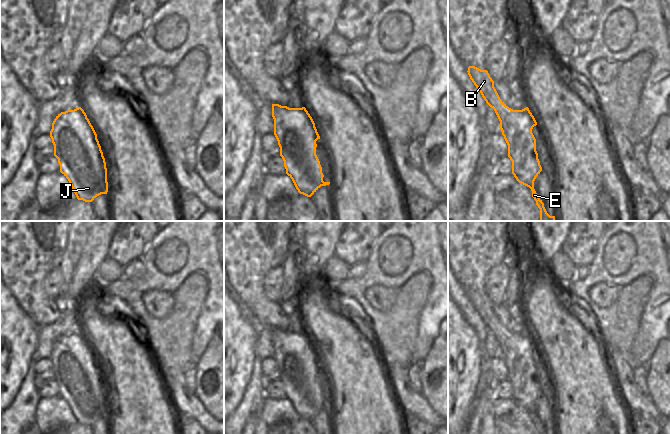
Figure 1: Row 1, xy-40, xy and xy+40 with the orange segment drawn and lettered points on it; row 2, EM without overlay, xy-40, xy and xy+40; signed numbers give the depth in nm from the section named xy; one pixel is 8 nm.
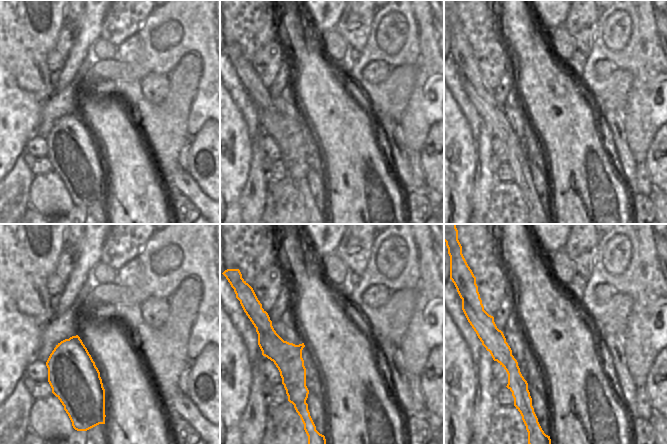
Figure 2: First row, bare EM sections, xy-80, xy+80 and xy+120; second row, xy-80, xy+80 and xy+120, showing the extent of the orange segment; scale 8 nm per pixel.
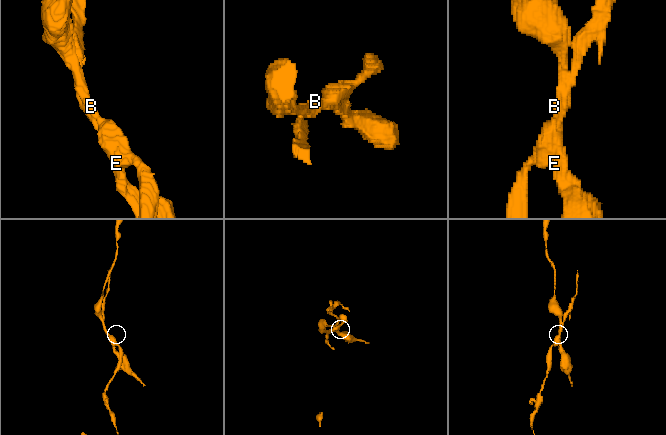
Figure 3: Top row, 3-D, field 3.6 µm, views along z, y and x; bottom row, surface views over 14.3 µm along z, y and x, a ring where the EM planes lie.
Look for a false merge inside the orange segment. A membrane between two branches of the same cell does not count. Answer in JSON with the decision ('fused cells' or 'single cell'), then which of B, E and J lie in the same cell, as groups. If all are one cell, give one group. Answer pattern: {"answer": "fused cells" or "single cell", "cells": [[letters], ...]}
{"answer": "fused cells", "cells": [["B", "J"], ["E"]]}

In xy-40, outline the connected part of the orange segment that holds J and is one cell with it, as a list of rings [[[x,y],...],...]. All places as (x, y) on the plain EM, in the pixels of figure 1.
[[[81,331],[61,336],[52,347],[50,361],[54,369],[54,380],[58,383],[60,396],[68,403],[78,424],[92,426],[97,420],[107,418],[107,392],[97,358]]]

